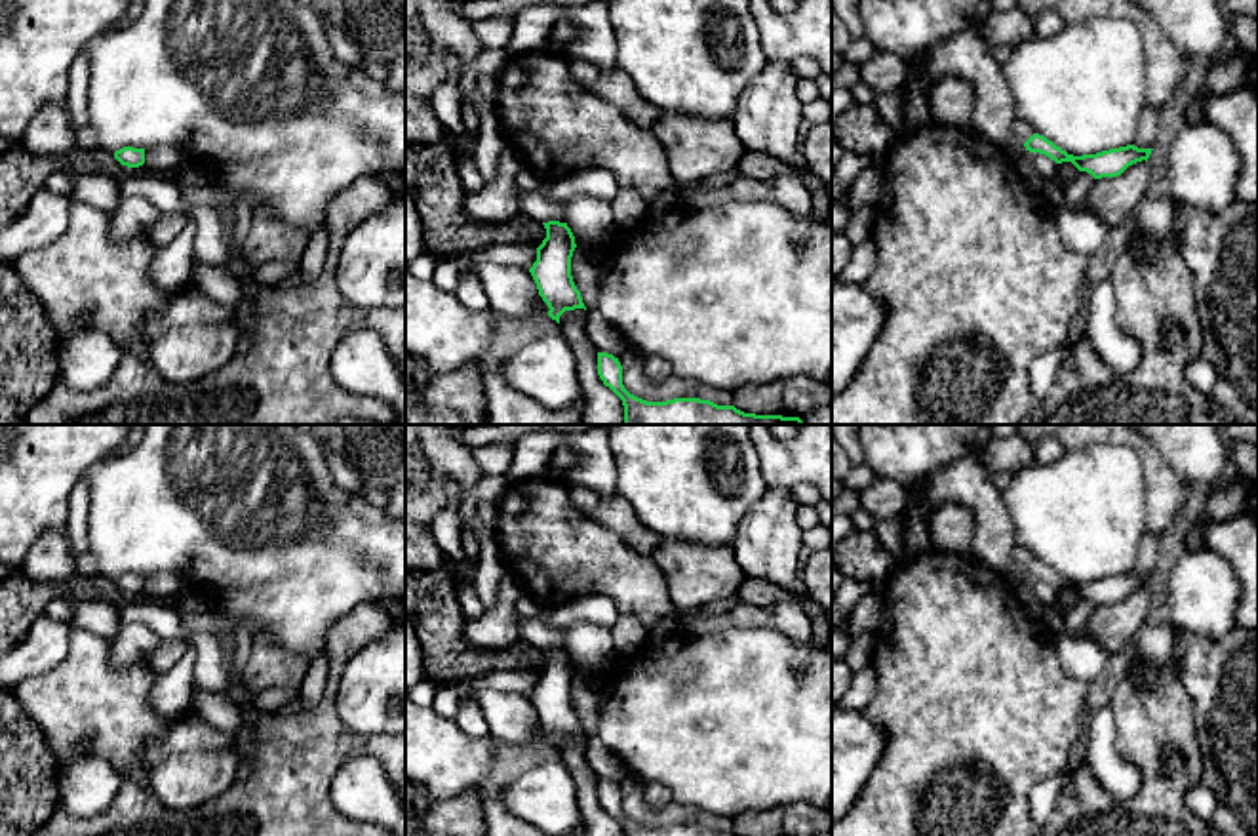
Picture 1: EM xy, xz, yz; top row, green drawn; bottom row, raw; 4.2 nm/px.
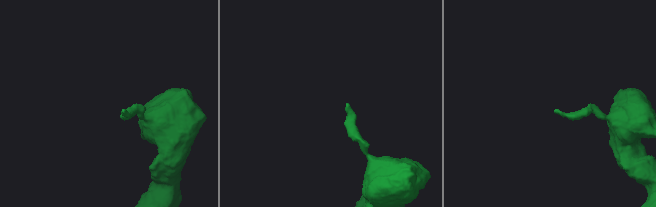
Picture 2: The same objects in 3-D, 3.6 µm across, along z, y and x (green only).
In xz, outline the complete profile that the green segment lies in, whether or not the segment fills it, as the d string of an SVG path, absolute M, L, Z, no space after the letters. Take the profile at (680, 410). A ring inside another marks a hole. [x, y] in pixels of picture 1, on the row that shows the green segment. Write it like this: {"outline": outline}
{"outline": "M598 352L598 375L622 400L624 425L805 425L799 417L744 413L700 398L641 400L624 388L622 366L607 352Z"}

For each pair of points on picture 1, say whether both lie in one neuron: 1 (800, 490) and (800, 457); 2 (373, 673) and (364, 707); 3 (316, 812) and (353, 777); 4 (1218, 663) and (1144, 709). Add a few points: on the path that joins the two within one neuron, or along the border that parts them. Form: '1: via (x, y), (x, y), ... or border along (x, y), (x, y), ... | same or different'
1: border along (798, 480), (811, 484) | different
2: via (372, 680), (364, 690), (364, 699) | same
3: border along (353, 758), (332, 787), (343, 816) | different
4: border along (1179, 680), (1194, 707), (1194, 728) | different

